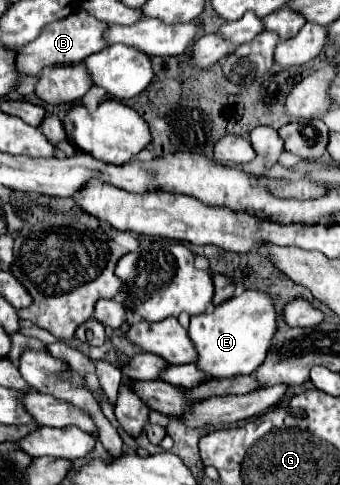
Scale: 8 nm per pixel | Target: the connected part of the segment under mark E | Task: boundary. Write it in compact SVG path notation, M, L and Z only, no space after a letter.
M243 291L241 295L217 305L211 313L191 317L189 339L197 349L195 367L213 379L253 373L261 365L261 359L265 359L265 353L269 351L273 333L277 331L275 321L277 313L271 297L267 293L257 291Z

